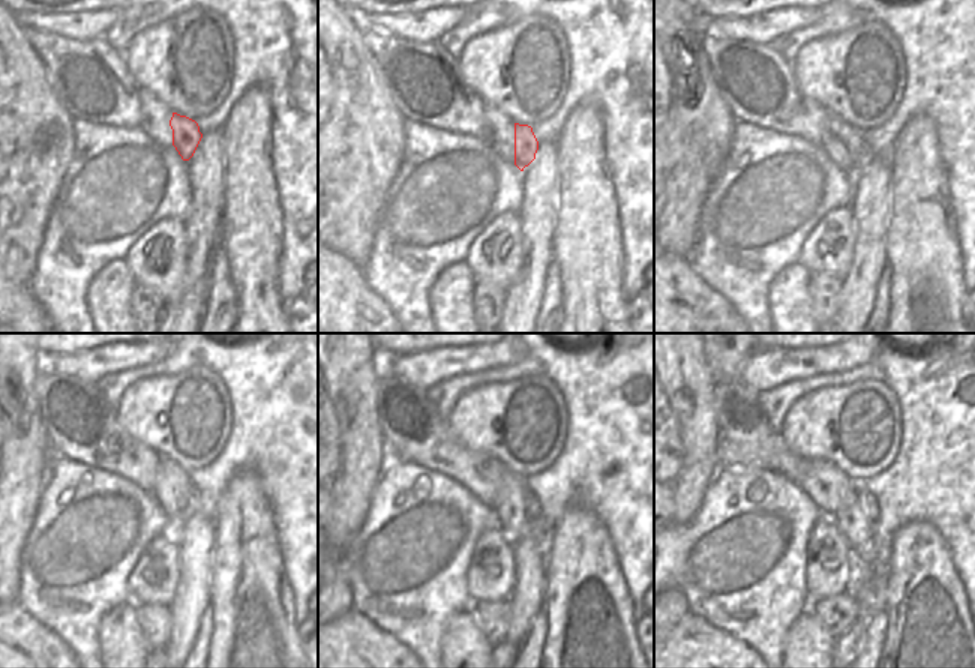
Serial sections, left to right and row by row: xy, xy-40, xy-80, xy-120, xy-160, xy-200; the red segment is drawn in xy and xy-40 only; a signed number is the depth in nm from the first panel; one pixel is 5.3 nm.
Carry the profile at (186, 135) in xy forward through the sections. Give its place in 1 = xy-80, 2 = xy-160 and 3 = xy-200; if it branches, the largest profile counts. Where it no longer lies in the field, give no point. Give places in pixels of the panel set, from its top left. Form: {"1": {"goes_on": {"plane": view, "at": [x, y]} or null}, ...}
{"1": {"goes_on": {"plane": "xy-80", "at": [864, 155]}}, "2": {"goes_on": {"plane": "xy-160", "at": [533, 505]}}, "3": {"goes_on": {"plane": "xy-200", "at": [869, 505]}}}

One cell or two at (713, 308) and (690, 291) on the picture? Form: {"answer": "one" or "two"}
{"answer": "one"}

